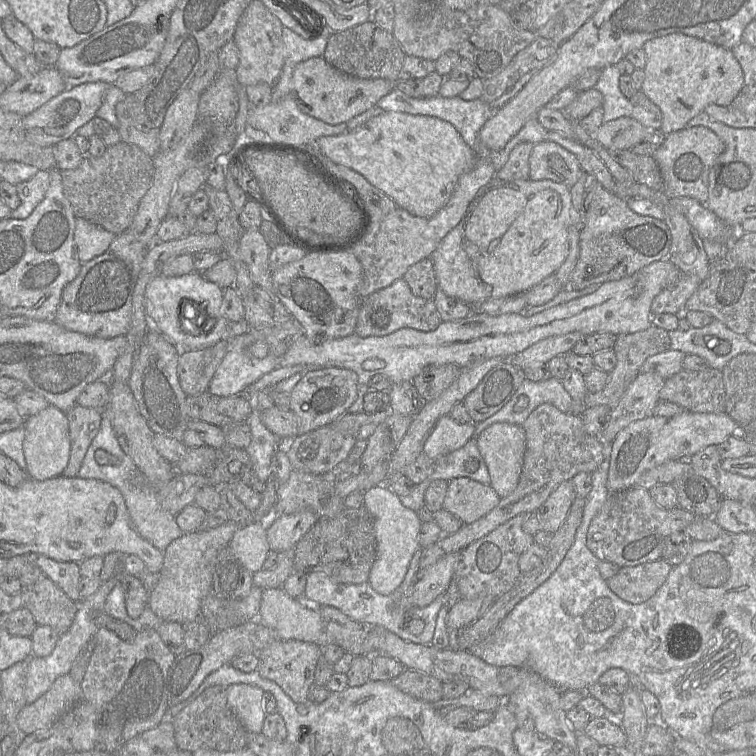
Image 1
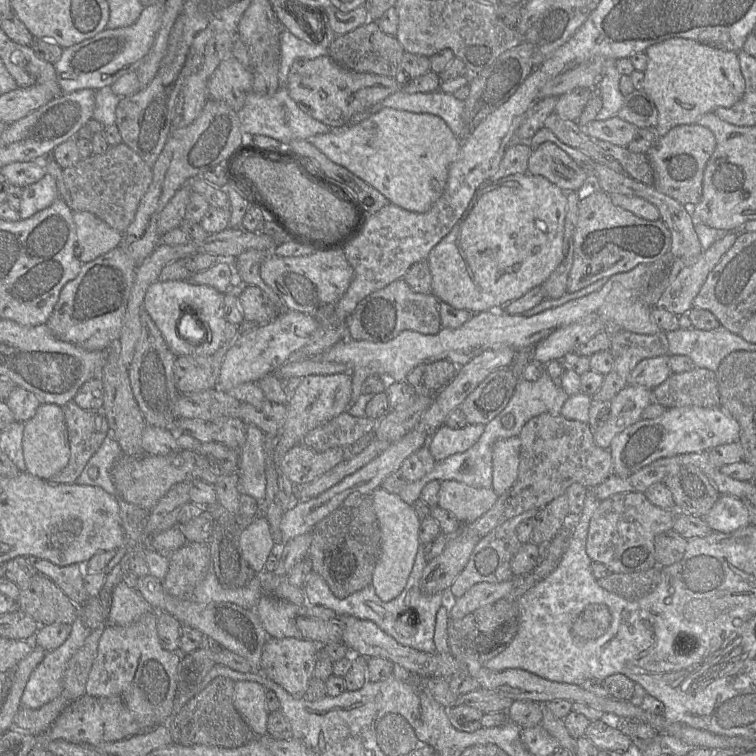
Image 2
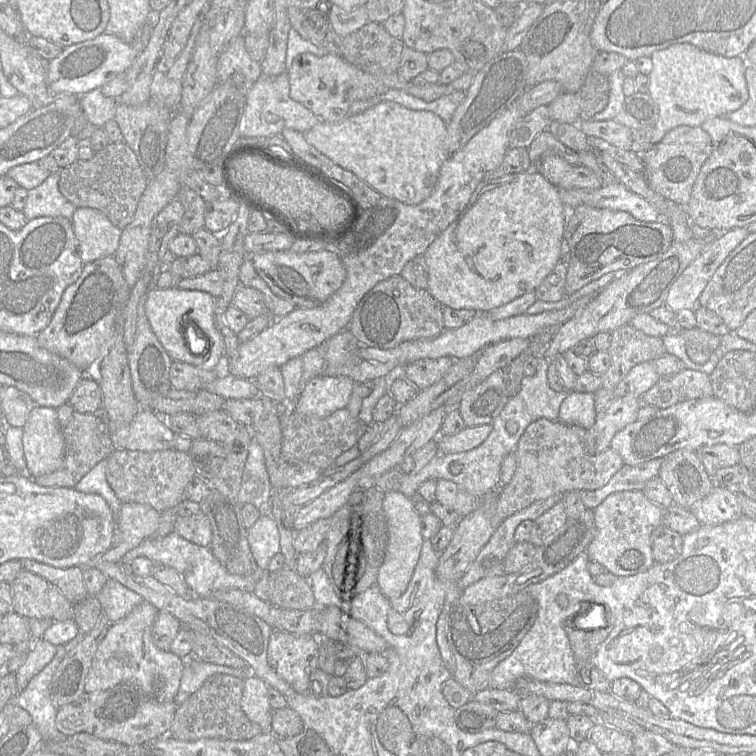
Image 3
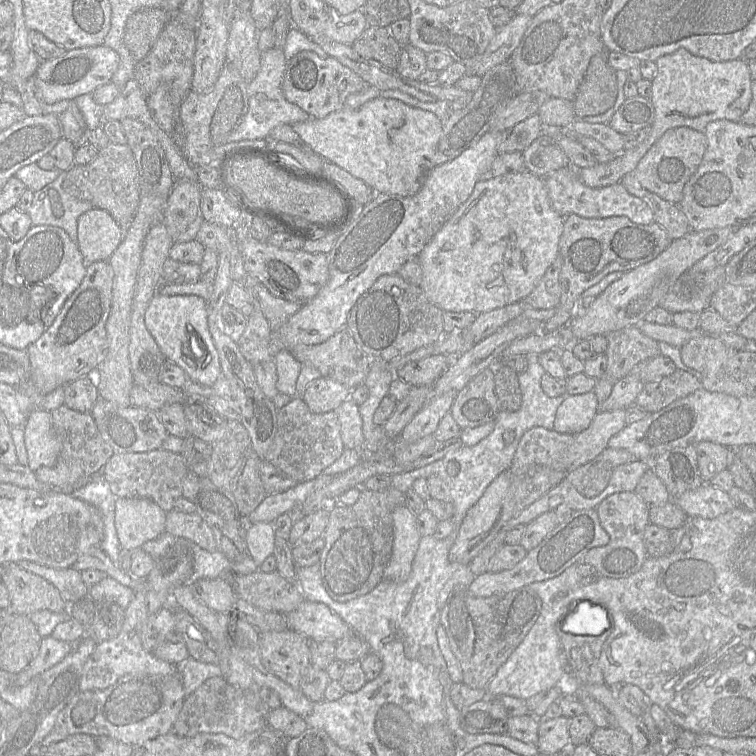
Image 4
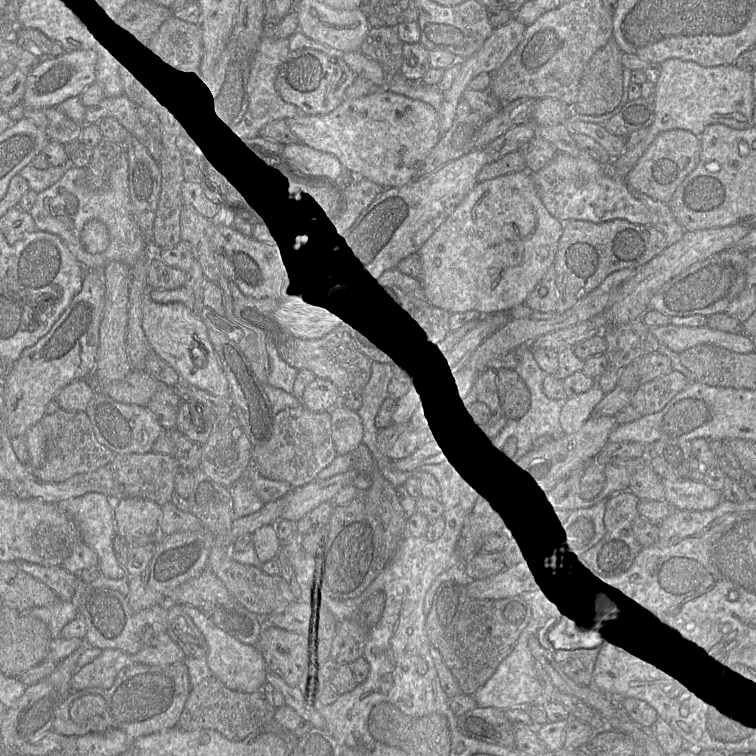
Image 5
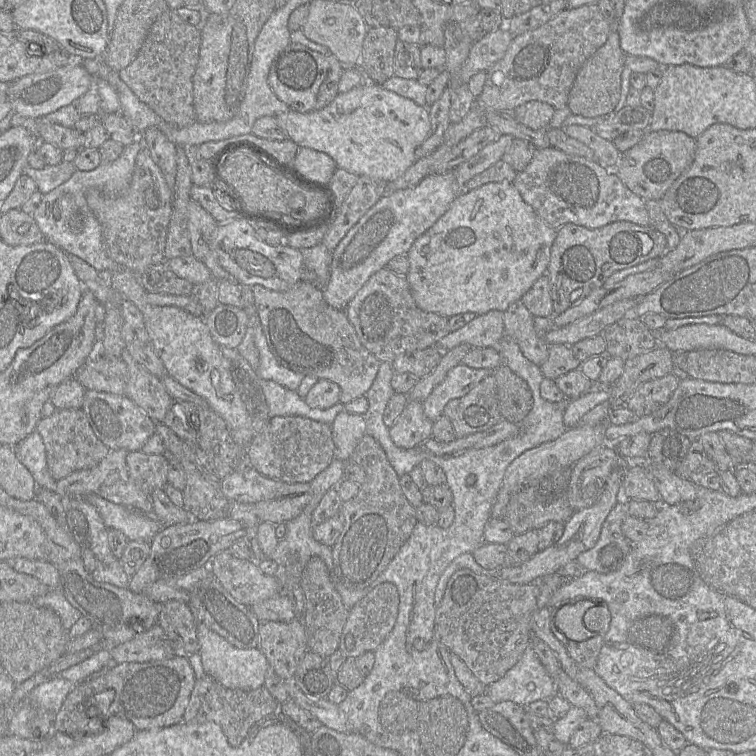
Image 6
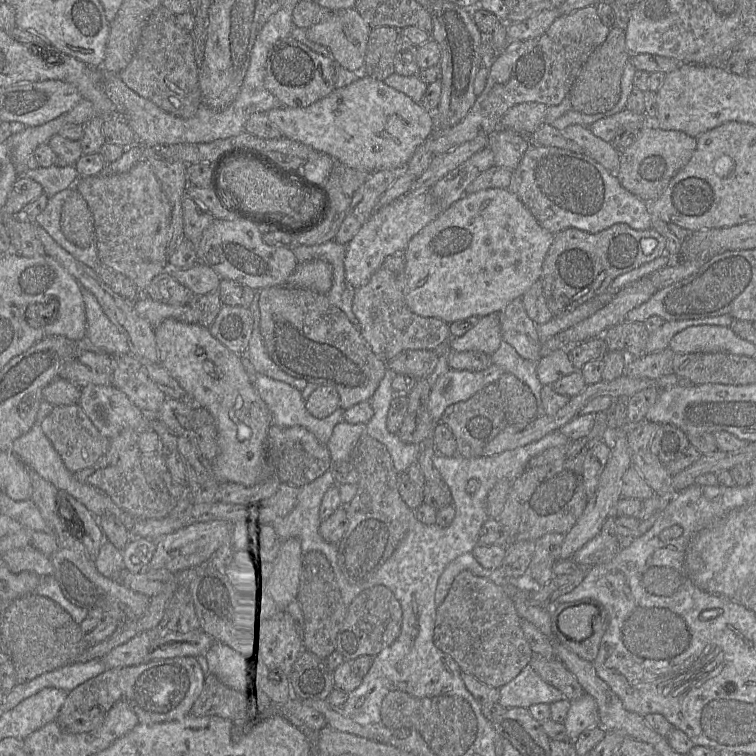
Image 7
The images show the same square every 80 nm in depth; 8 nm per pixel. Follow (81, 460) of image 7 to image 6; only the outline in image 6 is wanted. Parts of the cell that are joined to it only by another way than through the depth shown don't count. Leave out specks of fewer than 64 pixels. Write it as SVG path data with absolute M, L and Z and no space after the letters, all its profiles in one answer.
M56 408L51 416L41 418L36 430L45 445L48 470L56 481L76 471L86 470L97 465L110 452L110 449L96 437L81 408Z

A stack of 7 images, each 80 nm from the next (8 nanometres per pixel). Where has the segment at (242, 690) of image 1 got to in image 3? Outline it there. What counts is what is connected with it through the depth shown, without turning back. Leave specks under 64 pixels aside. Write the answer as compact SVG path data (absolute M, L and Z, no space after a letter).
M249 675L244 680L241 708L247 718L258 724L262 733L271 731L272 712L269 704L269 686L255 675Z

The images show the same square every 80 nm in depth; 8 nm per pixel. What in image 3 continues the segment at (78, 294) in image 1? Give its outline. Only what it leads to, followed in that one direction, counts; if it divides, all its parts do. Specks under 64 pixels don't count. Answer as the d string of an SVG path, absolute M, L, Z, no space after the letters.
M114 255L84 264L78 280L63 292L49 325L36 335L38 343L84 372L95 367L111 342L116 315L125 307L130 289Z

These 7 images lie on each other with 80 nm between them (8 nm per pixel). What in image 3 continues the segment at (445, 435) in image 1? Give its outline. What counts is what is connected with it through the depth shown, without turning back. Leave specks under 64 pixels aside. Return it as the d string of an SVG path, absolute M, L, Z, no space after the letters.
M492 424L465 427L454 435L437 438L438 453L452 454L472 450L479 446L492 430Z

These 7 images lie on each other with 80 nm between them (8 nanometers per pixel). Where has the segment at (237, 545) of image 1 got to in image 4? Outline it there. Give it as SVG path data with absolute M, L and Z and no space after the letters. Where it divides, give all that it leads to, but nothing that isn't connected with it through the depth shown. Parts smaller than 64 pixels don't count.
M255 523L247 533L249 555L257 566L261 566L268 557L275 555L276 537L275 523Z

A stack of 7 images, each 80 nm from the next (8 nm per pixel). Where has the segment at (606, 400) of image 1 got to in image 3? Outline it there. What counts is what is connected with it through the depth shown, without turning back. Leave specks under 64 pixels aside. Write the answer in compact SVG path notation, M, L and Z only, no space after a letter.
M627 324L611 332L608 353L611 364L601 376L601 387L614 390L633 367L643 362L654 361L664 355L666 350L662 338L646 335Z

